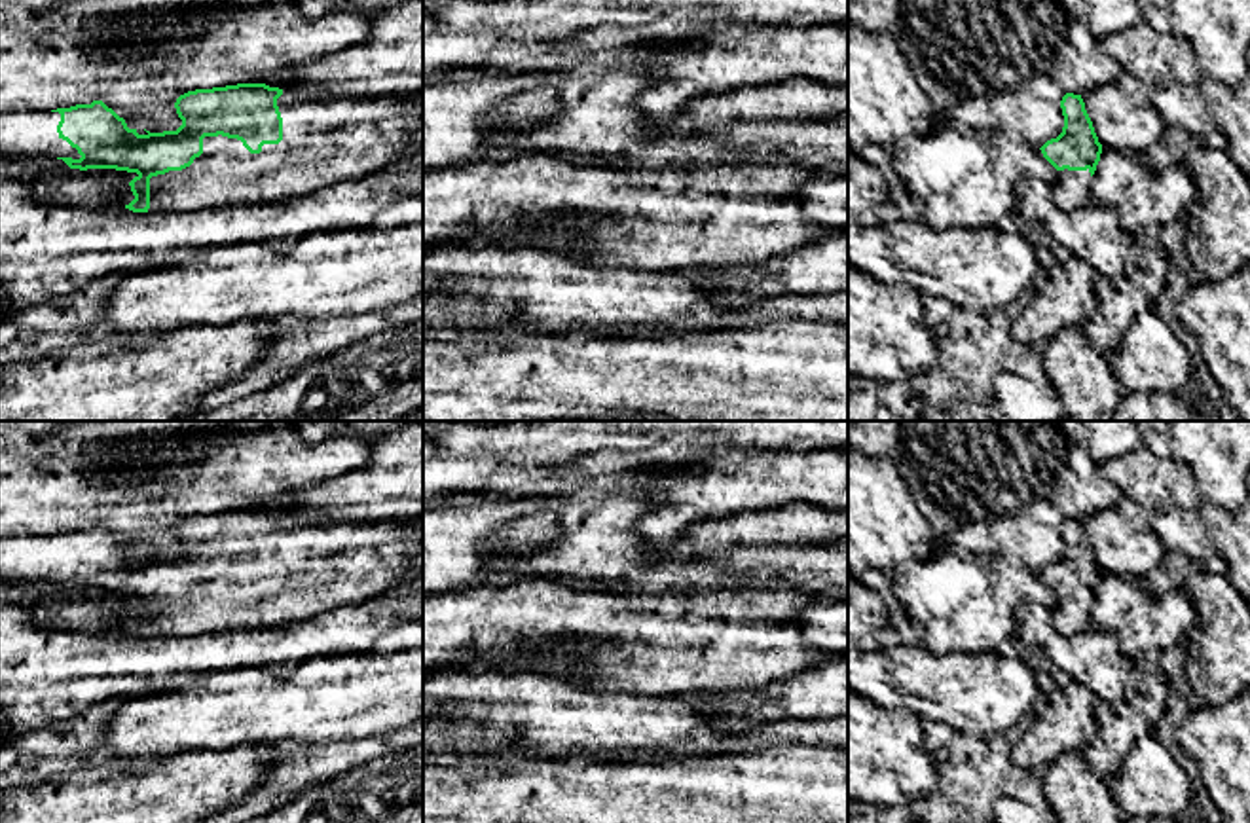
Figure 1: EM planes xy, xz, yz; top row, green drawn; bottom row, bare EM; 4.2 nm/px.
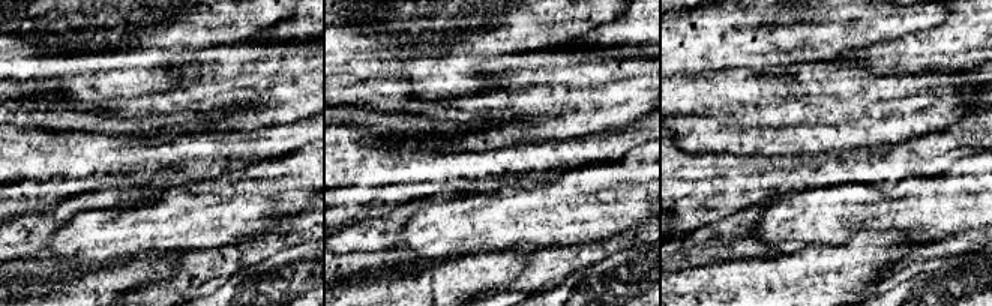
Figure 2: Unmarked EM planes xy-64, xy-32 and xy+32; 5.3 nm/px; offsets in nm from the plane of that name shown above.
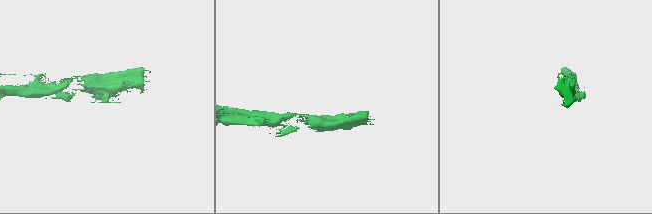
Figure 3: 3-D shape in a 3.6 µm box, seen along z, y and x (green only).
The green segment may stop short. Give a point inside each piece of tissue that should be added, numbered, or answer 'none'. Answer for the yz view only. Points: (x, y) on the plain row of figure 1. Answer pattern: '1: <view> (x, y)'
1: yz (1070, 617)

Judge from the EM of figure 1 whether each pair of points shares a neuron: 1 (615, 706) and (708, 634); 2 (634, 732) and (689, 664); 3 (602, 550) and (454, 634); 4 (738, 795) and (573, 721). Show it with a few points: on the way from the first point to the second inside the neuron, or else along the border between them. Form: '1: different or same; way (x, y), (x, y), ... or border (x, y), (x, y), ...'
1: different; border (606, 689), (653, 698)
2: different; border (609, 691), (653, 698)
3: different; border (560, 581), (596, 588)
4: different; border (640, 757), (602, 757), (596, 761)

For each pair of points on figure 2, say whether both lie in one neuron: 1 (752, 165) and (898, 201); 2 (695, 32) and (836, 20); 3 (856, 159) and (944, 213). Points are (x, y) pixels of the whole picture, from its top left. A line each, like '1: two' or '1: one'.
1: two
2: one
3: two

